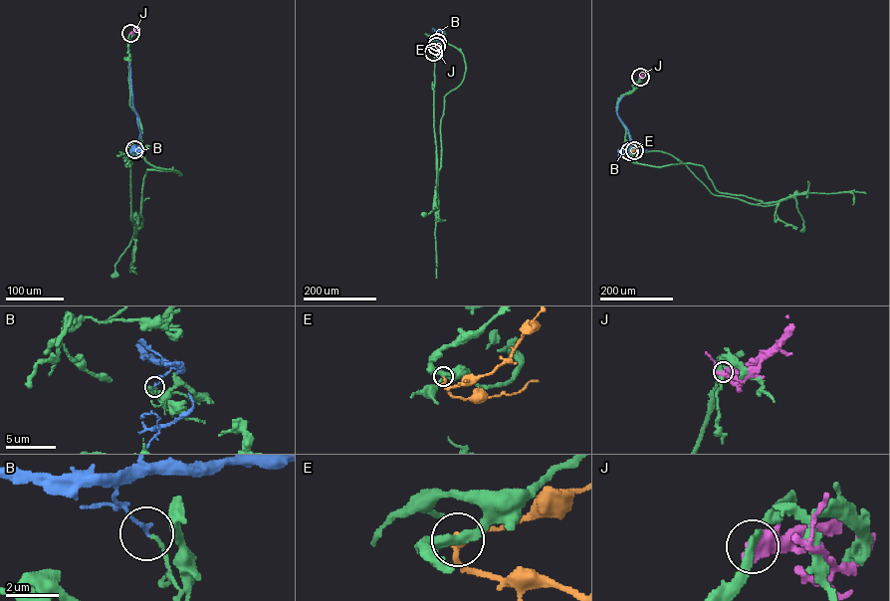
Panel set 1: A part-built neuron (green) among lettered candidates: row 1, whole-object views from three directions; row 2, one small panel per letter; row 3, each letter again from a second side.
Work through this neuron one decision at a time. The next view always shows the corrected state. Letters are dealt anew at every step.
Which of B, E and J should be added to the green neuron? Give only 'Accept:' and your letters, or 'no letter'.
Accept: no letter

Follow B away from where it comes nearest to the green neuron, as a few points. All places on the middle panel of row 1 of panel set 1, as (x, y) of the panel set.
B: (437, 42), (437, 49), (440, 42), (434, 29), (433, 36)

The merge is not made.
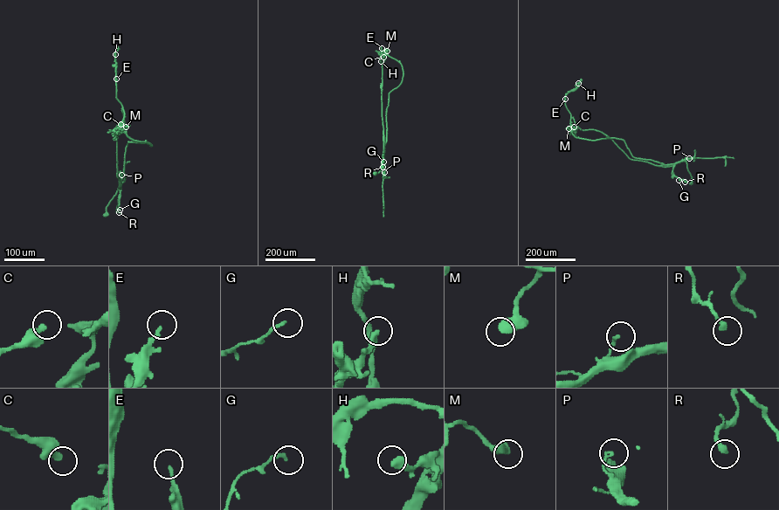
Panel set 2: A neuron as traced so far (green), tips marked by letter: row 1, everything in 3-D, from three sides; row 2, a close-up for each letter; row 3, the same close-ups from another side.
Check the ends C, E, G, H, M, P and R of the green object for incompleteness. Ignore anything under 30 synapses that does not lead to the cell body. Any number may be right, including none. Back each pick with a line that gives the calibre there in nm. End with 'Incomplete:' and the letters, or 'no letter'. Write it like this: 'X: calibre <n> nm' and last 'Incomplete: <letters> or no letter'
Incomplete: no letter

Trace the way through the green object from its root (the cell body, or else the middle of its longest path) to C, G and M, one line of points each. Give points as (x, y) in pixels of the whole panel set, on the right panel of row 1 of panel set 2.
C: (691, 183), (685, 161), (665, 164), (635, 158), (623, 139), (577, 138), (571, 131), (574, 127)
G: (691, 183), (692, 177), (685, 161), (676, 162), (673, 167), (672, 177), (679, 180)
M: (691, 183), (685, 161), (665, 164), (635, 158), (623, 139), (577, 138), (570, 126), (568, 128)

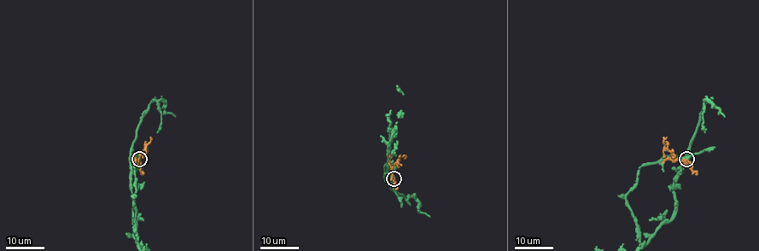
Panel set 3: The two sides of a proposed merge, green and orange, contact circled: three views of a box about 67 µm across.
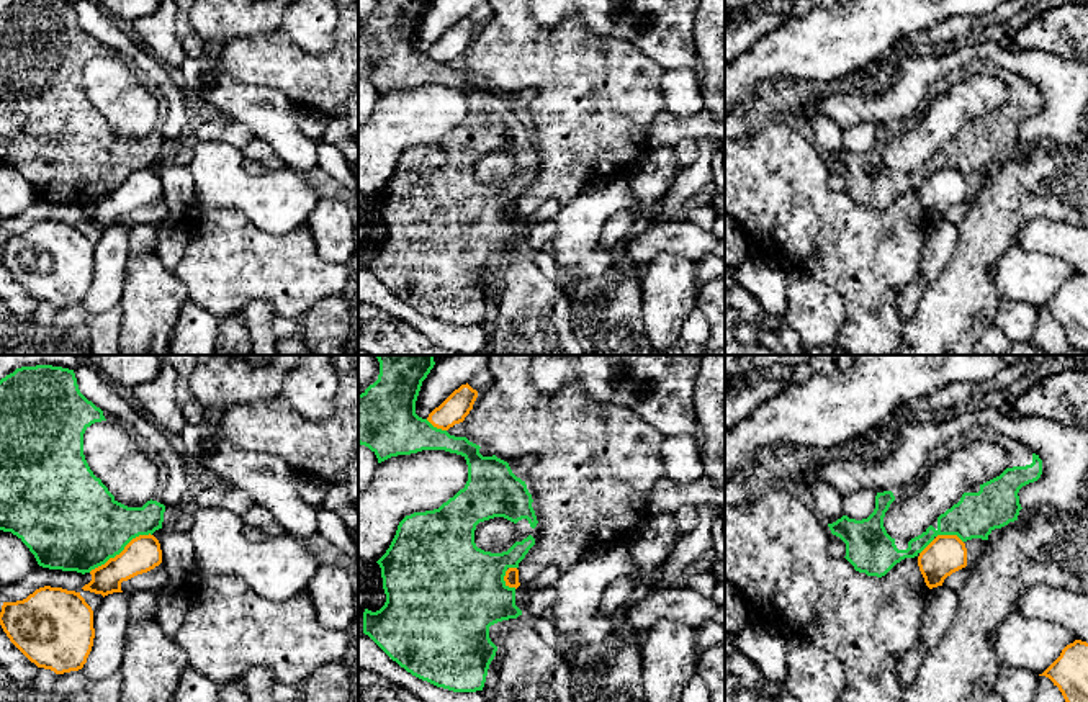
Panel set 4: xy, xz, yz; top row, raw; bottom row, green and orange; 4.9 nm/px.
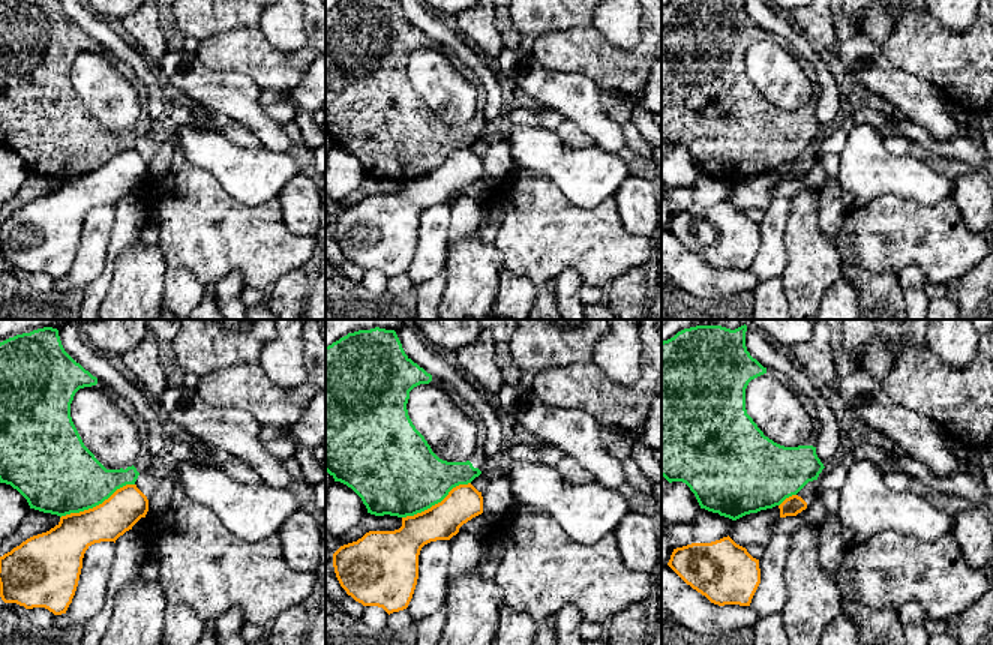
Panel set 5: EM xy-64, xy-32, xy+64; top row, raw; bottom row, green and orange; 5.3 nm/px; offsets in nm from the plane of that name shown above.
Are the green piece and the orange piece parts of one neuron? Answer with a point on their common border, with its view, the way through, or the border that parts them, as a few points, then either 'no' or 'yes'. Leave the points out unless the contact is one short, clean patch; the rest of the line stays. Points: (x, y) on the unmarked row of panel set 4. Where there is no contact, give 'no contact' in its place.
xy (120, 185) | no

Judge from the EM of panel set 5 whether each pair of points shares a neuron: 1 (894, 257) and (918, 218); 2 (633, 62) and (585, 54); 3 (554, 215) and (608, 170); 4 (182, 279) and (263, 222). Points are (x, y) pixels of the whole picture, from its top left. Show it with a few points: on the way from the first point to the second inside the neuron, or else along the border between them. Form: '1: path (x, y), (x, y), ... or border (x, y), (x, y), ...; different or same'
1: path (894, 248), (894, 242), (909, 227); same
2: path (621, 62), (600, 62), (597, 59); same
3: border (543, 177), (582, 207), (596, 207), (605, 201); different
4: border (168, 266), (186, 269), (206, 288); different

